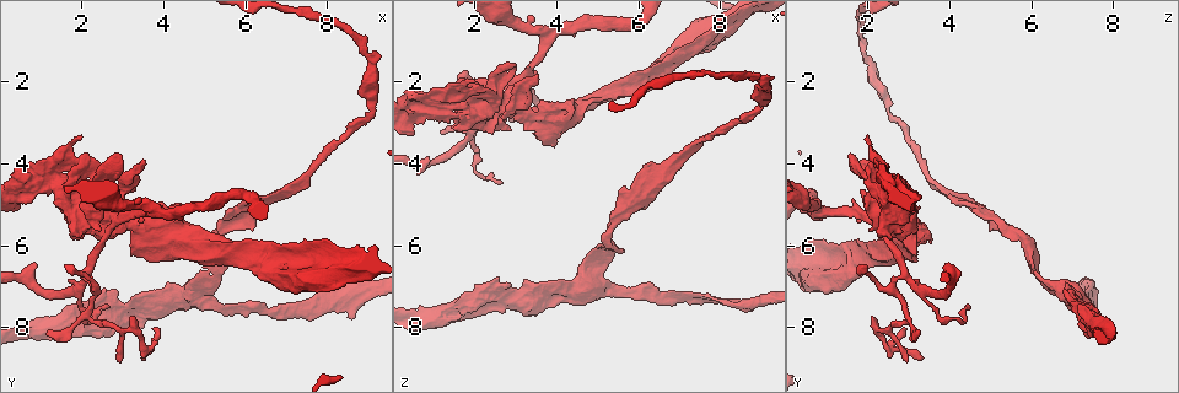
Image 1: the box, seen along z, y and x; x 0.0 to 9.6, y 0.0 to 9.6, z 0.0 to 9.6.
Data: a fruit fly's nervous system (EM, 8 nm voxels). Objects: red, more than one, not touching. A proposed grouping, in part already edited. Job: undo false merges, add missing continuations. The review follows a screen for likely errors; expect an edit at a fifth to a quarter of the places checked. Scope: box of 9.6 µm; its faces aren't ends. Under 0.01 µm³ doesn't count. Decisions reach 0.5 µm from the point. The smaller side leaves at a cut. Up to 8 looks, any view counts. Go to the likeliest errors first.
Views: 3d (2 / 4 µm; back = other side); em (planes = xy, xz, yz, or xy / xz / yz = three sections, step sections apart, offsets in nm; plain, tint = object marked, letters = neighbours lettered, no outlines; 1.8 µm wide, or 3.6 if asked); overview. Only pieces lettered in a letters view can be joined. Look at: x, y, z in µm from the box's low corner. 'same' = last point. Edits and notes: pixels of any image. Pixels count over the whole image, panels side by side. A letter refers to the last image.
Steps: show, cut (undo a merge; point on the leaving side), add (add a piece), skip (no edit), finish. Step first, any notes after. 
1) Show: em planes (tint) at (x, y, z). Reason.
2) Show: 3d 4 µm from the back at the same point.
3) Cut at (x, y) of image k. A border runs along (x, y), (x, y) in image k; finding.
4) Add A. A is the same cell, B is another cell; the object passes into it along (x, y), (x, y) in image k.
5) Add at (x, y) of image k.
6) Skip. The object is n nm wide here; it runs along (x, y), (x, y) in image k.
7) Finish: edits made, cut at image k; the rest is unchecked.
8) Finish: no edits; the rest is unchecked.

Show: 3d 4 µm at (5.40, 6.75, 6.20). An open end.

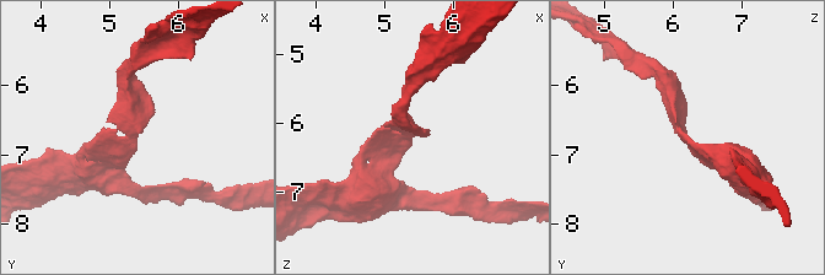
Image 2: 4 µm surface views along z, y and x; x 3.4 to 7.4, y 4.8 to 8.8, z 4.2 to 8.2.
Show: em xy step 8 (letters) at (5.40, 6.70, 6.20).

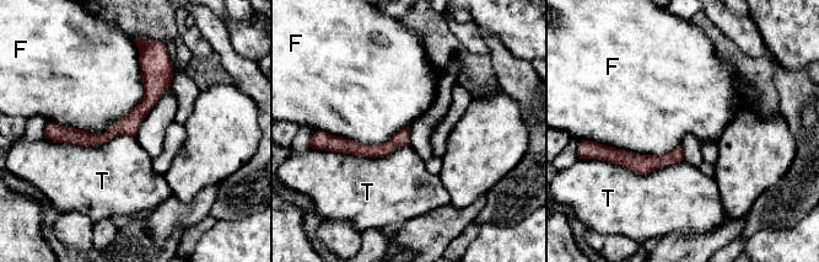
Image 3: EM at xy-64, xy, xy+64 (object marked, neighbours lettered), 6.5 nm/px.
Show: em planes (letters) at the same point.

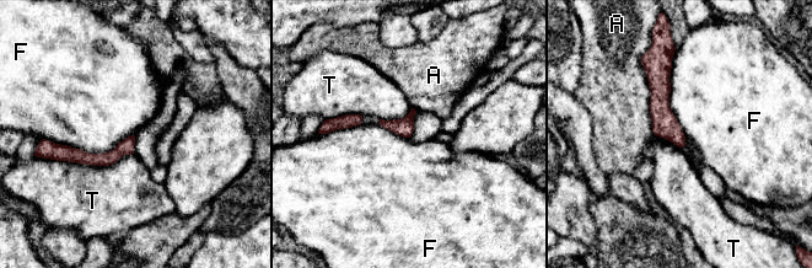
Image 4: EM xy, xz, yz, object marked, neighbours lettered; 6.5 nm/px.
Skip. The object is 100 nm wide here; A, F and T are other cells; a border runs along (134, 134), (102, 153), (49, 141) in image 4; no lettered piece goes on from it.

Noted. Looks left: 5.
Show: em planes (letters) at (2.25, 7.95, 7.35). Sharp bend.

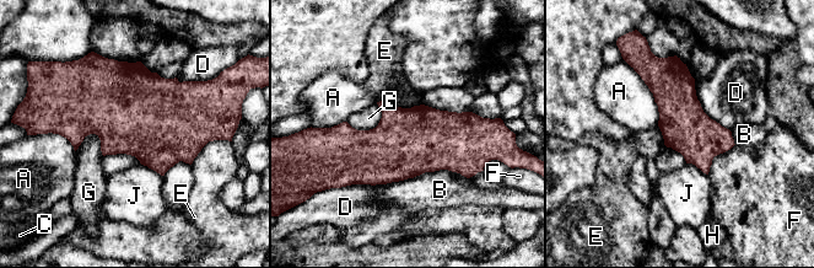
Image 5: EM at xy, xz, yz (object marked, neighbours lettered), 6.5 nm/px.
Skip. A, B, C, D, E, F, G, H and J are other cells; a border runs along (694, 79), (701, 108), (729, 130) in image 5; all the same cell.

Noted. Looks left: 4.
Show: em xz step 16 (letters) at (7.40, 7.35, 7.20). An open end.

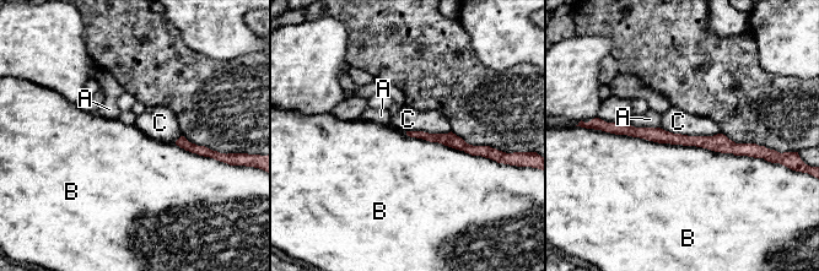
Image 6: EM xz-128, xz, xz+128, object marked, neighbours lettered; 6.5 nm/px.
Show: em planes (letters) at the same point. Another direction.

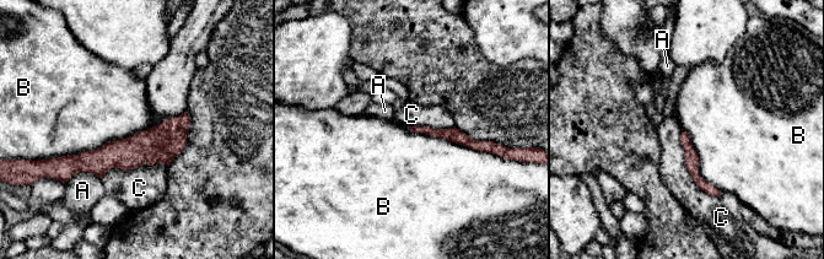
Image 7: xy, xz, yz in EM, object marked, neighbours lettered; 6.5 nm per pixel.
Skip. A, B and C are other cells; a border runs along (155, 125), (55, 158) in image 7; no lettered piece goes on from it.

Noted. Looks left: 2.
Finish: no edits; the rest is unchecked.

